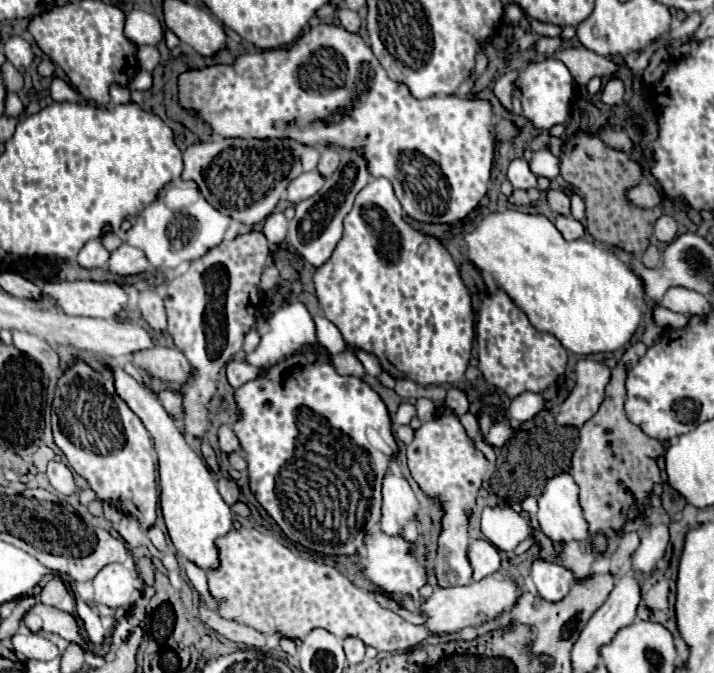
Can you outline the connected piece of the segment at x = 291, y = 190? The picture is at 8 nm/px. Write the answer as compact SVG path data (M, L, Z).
M318 171L302 173L294 181L290 181L290 185L288 185L288 201L300 203L300 201L316 195L322 189L322 185L324 185L324 177Z

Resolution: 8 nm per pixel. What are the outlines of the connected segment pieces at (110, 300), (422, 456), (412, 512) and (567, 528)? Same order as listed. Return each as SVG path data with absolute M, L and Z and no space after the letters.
M60 281L46 285L46 293L56 299L56 305L64 309L68 315L82 317L98 317L98 319L114 319L128 305L128 293L122 285L114 281Z
M440 407L436 411L436 419L424 423L414 441L408 445L408 467L414 481L434 499L442 501L444 517L442 529L438 535L438 557L434 565L434 575L440 587L460 587L472 583L472 567L468 561L468 511L476 503L478 489L482 477L488 473L488 461L480 451L472 447L472 441L466 437L464 427L456 419L456 415Z
M388 471L382 479L382 519L380 529L388 535L402 533L410 541L418 543L418 523L416 523L418 501L410 489L404 475L394 475Z
M564 471L548 479L544 493L538 497L538 521L542 533L554 543L588 537L588 525L578 503L578 485L572 473Z

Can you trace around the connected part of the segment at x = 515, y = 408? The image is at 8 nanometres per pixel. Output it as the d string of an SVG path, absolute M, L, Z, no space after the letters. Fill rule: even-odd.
M522 393L520 397L516 397L510 405L510 417L514 421L530 421L540 409L544 407L544 401L542 401L542 395L536 395L536 393Z

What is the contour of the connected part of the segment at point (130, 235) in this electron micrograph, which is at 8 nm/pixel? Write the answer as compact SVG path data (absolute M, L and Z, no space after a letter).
M170 181L158 197L144 207L138 215L134 227L126 233L126 241L138 249L142 249L148 261L156 269L174 269L184 261L198 259L216 247L230 225L230 217L214 209L200 193L194 181Z

